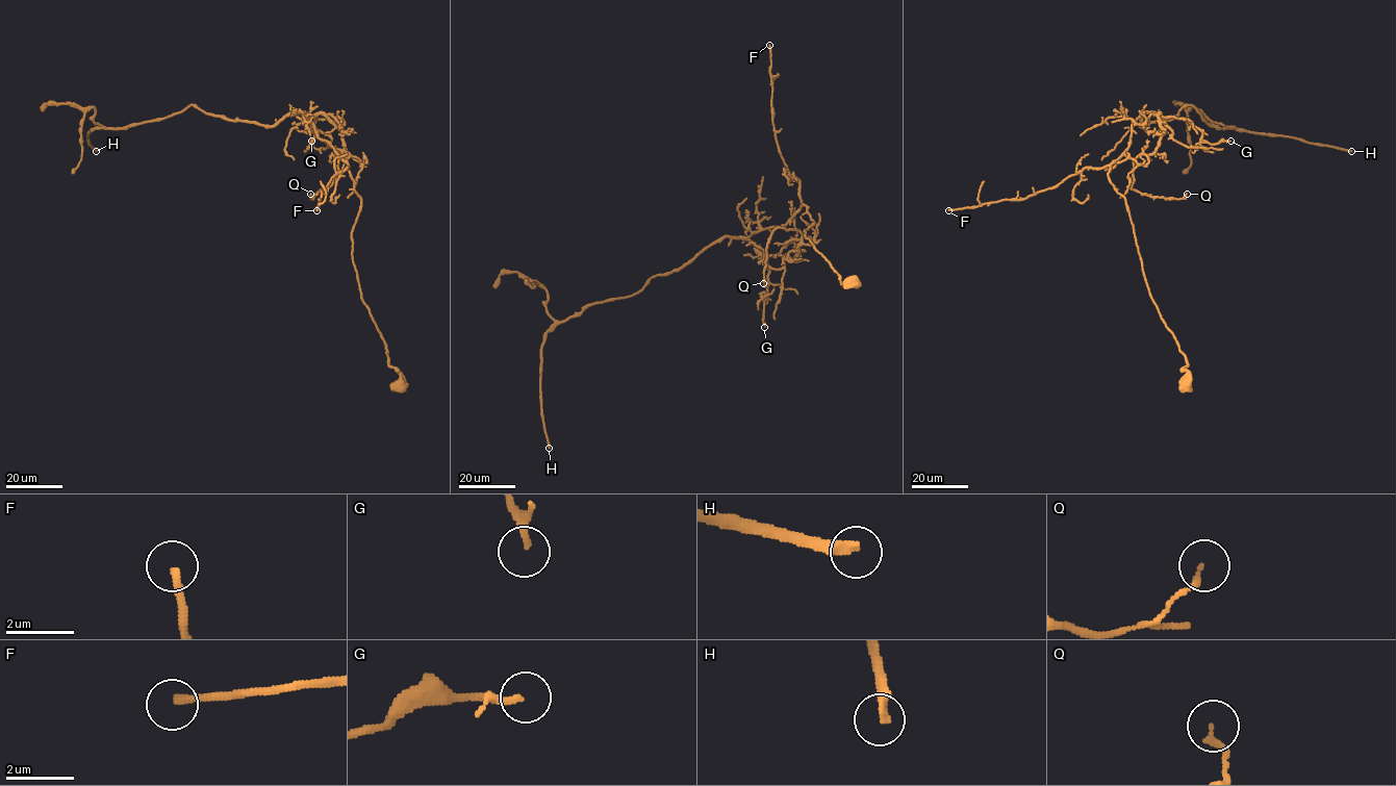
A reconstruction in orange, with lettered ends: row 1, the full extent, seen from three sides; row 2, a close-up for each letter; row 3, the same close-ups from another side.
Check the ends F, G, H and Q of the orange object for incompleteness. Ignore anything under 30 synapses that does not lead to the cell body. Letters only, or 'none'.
H

